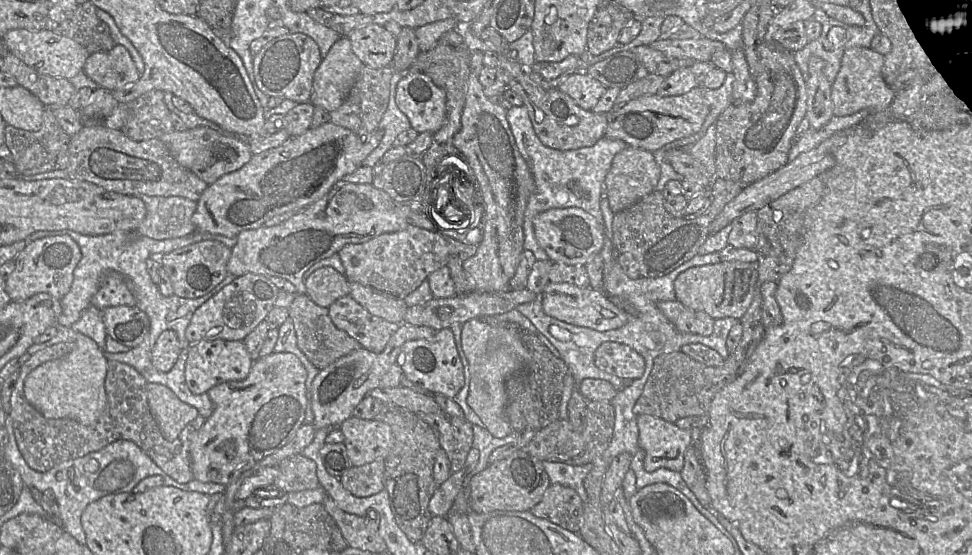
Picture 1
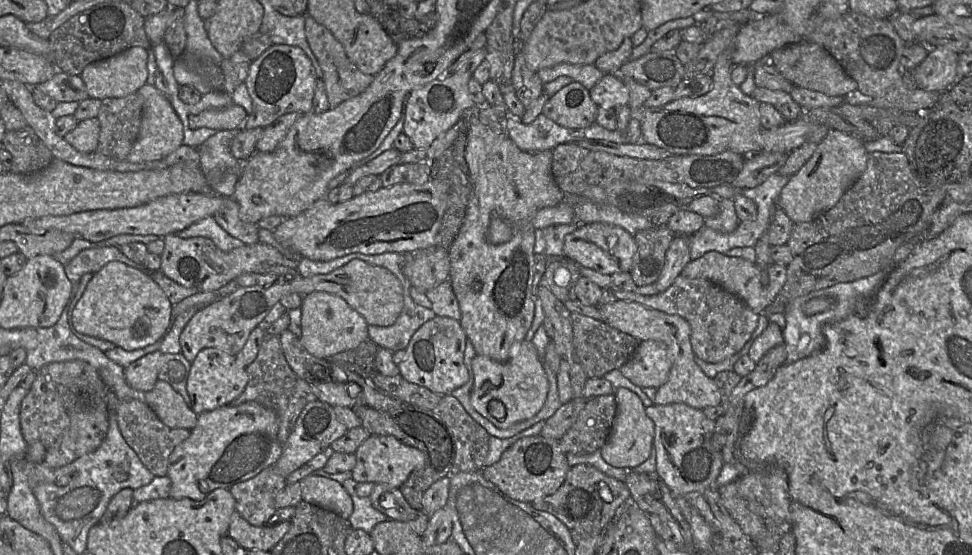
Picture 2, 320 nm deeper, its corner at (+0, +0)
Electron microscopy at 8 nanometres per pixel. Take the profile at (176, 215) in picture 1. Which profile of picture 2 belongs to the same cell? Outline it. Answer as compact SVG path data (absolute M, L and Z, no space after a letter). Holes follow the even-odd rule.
M213 217L203 218L187 228L176 233L180 238L205 237L209 238L220 250L231 251L244 243L229 235Z

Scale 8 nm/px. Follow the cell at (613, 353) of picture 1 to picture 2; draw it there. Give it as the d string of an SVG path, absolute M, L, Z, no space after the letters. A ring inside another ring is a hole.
M640 341L631 358L619 368L624 377L640 388L659 388L670 372L667 346L661 341Z

